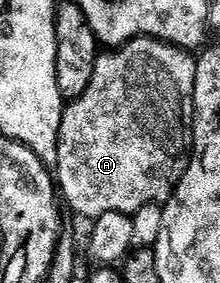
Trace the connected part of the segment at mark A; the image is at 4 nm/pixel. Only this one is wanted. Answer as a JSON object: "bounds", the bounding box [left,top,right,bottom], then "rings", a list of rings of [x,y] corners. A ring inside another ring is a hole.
{"bounds":[55,36,196,218],"rings":[[[139,36],[120,48],[98,55],[91,86],[83,90],[78,100],[66,103],[59,126],[55,184],[60,199],[69,203],[71,211],[90,218],[112,212],[132,214],[143,206],[161,204],[172,196],[191,155],[196,69],[196,59],[186,49],[152,40],[149,36]]]}

